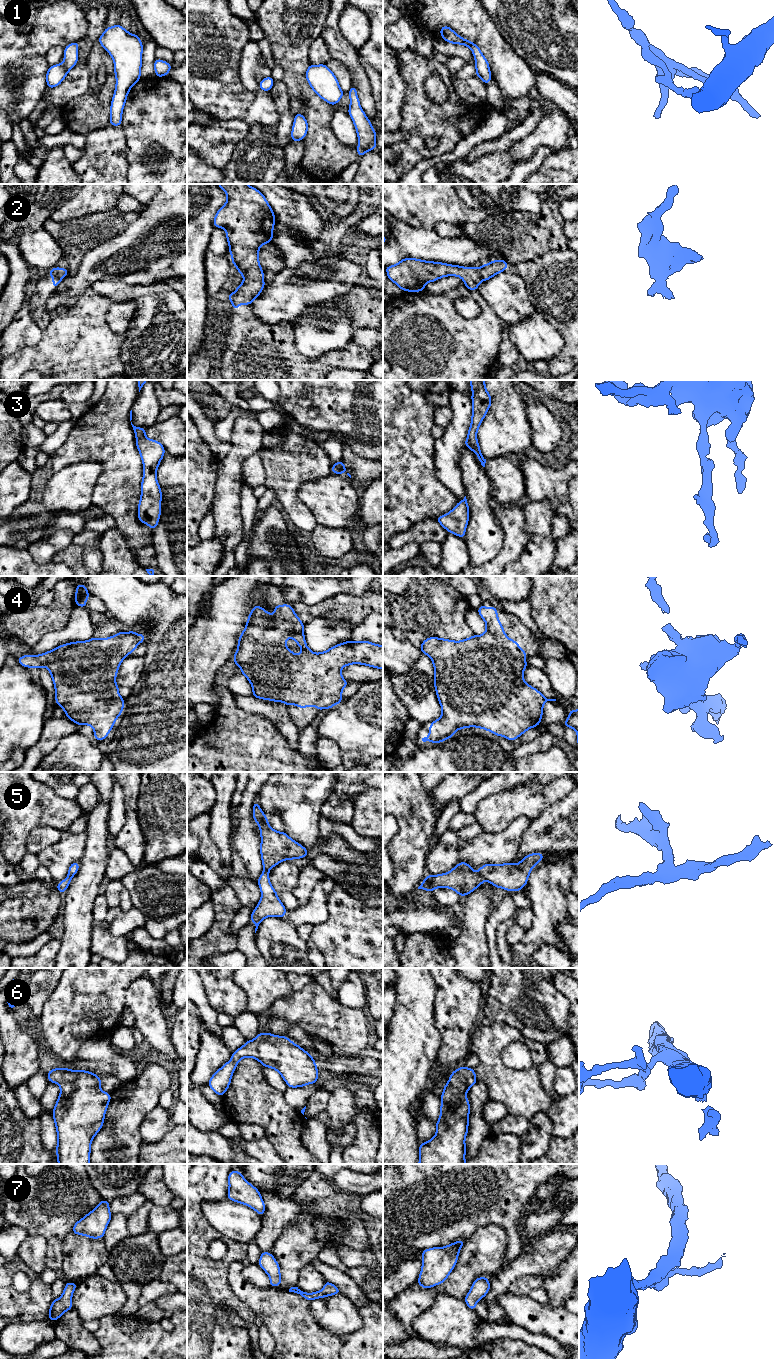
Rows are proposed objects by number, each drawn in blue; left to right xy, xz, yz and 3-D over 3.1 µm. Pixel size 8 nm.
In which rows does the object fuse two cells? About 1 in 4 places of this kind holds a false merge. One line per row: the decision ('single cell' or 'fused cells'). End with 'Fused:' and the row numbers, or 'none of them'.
1: single cell
2: single cell
3: single cell
4: single cell
5: single cell
6: single cell
7: single cell
Fused: none of them

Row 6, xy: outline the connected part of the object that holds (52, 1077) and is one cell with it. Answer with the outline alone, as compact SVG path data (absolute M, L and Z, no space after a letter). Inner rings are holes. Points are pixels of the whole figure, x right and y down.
M54 1068L46 1073L49 1083L60 1086L60 1095L52 1112L57 1130L58 1164L90 1164L91 1142L103 1127L111 1094L100 1089L101 1078L89 1071Z

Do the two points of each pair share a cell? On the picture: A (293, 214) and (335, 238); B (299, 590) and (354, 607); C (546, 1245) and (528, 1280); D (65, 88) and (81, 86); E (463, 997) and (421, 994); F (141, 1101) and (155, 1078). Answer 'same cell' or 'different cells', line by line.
A: different cells
B: different cells
C: different cells
D: same cell
E: different cells
F: same cell

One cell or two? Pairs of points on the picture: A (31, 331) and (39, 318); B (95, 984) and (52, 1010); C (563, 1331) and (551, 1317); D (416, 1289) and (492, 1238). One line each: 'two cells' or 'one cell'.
A: two cells
B: one cell
C: one cell
D: one cell

